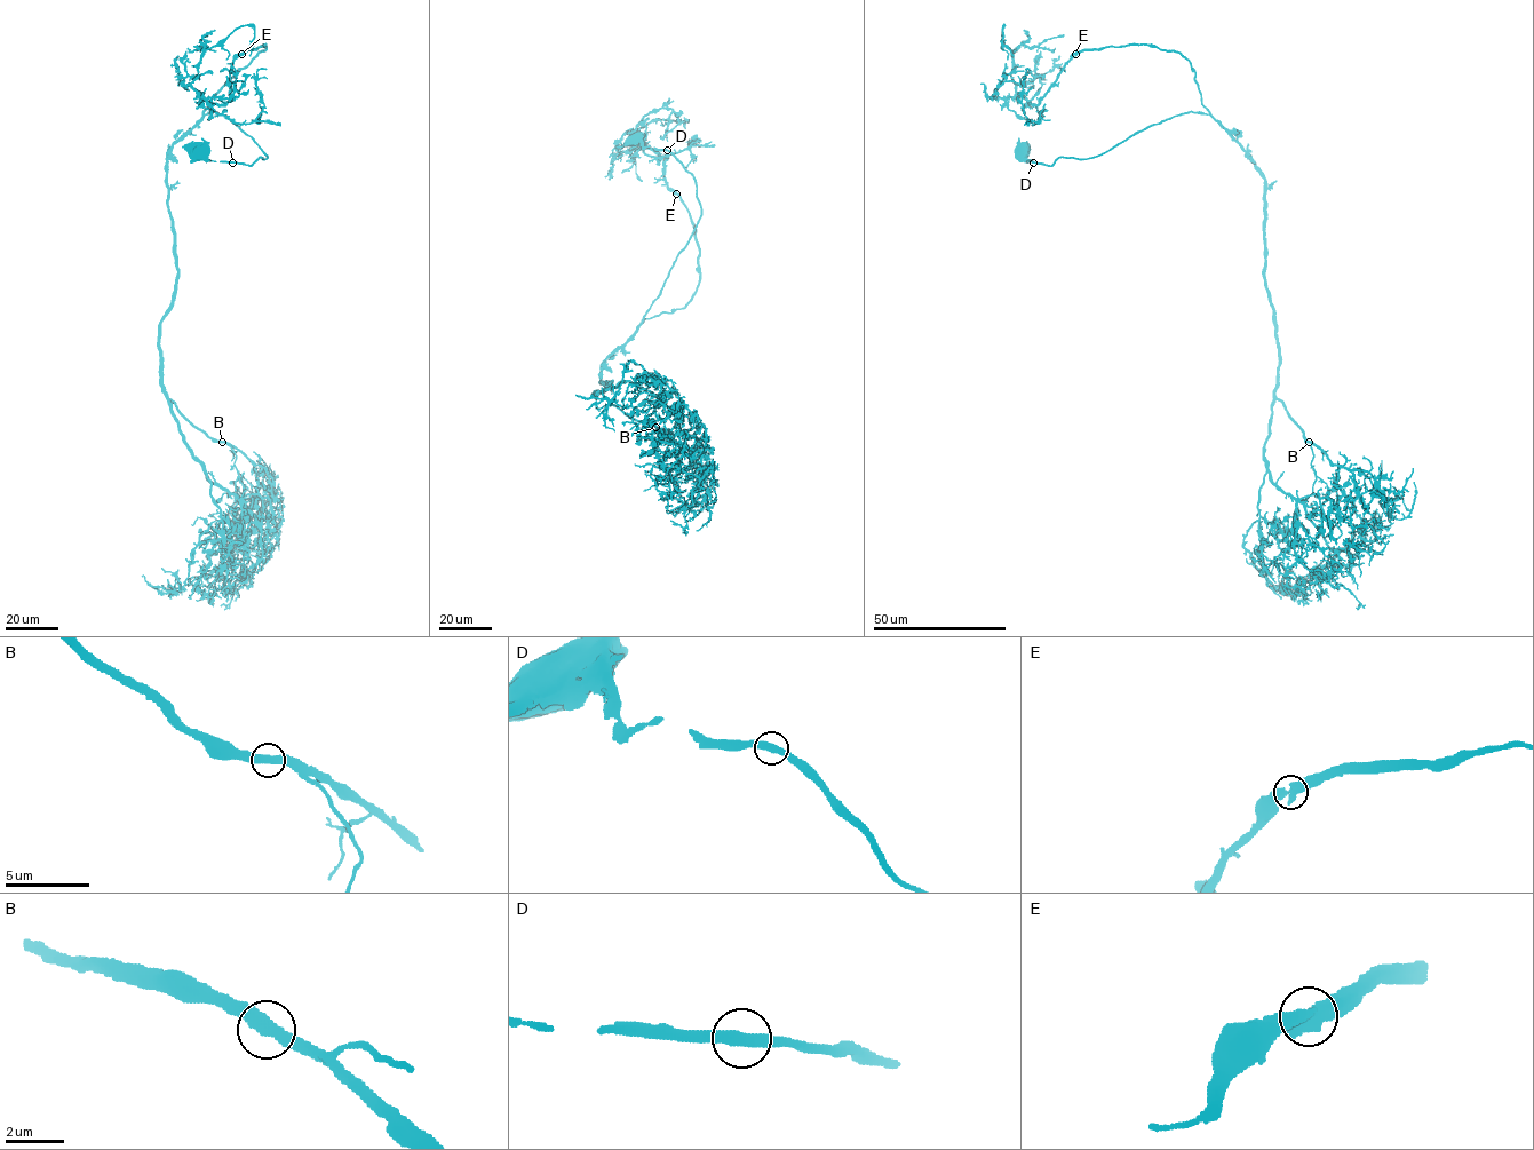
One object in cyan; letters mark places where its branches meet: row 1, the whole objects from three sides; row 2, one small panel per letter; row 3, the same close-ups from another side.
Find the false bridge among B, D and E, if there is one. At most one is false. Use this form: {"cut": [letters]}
{"cut": []}

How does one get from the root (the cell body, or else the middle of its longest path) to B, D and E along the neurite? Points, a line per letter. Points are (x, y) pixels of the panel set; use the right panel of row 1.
B: (1022, 151), (1048, 165), (1091, 158), (1189, 112), (1229, 132), (1265, 181), (1274, 395), (1309, 442)
D: (1022, 151), (1019, 157), (1033, 161)
E: (1022, 151), (1048, 165), (1091, 158), (1165, 119), (1209, 113), (1177, 52), (1130, 44), (1075, 54)

